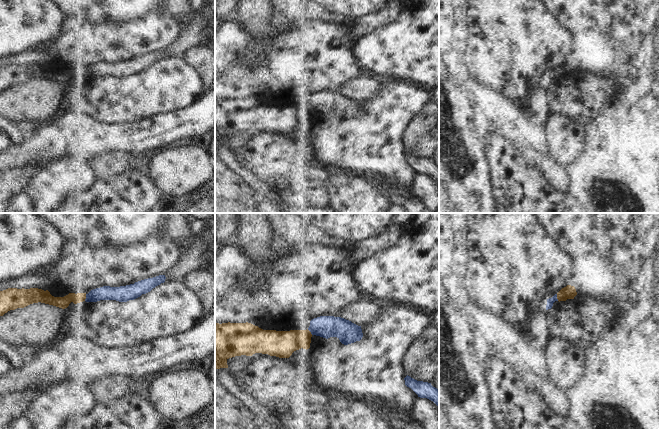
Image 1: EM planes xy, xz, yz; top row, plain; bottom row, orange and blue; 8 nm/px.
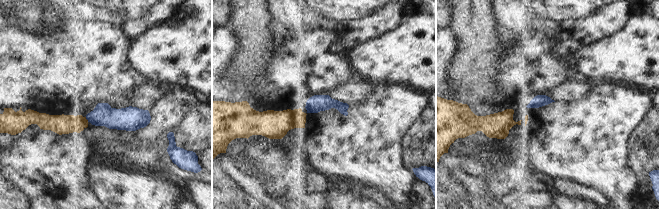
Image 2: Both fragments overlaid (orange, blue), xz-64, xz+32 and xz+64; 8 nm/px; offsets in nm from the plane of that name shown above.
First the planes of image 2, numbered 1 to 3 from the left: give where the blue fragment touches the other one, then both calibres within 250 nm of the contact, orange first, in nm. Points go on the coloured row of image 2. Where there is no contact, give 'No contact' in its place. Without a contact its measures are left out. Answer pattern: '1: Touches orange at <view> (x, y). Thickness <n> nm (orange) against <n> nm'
1: Touches orange at xz-64 (86, 119). Thickness 160 nm (orange) against 180 nm
2: No contact
3: No contact.

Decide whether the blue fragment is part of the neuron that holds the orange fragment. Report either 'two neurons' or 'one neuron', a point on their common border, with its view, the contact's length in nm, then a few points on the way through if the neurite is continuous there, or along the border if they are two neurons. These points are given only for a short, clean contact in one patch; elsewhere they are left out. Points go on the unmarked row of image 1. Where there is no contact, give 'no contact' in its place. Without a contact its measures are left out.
two neurons; meets orange in xy at (85, 73); contact 60 nm long

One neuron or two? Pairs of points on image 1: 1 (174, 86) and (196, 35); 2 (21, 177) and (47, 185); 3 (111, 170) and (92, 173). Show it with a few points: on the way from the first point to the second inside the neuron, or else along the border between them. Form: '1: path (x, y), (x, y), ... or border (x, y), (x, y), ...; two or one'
1: border (182, 55), (165, 58); two
2: border (40, 169), (30, 179), (25, 188); two
3: border (96, 164), (100, 174); two

